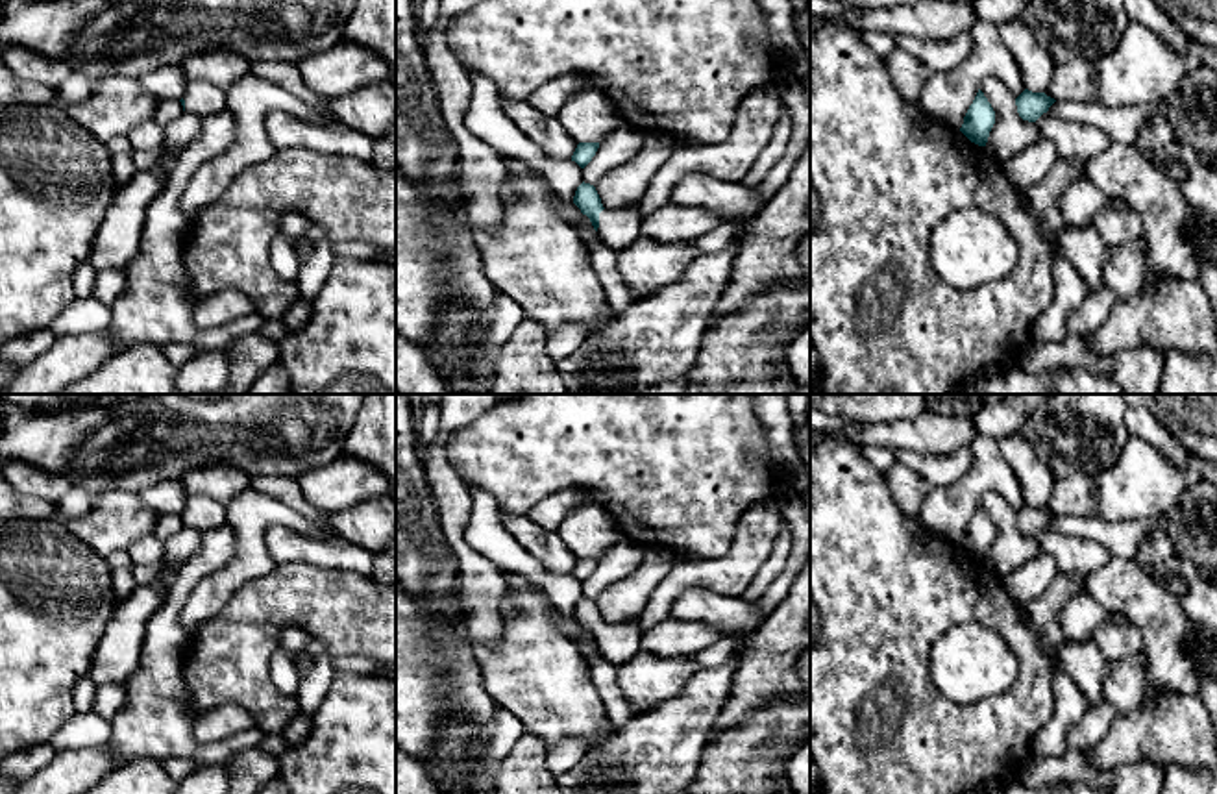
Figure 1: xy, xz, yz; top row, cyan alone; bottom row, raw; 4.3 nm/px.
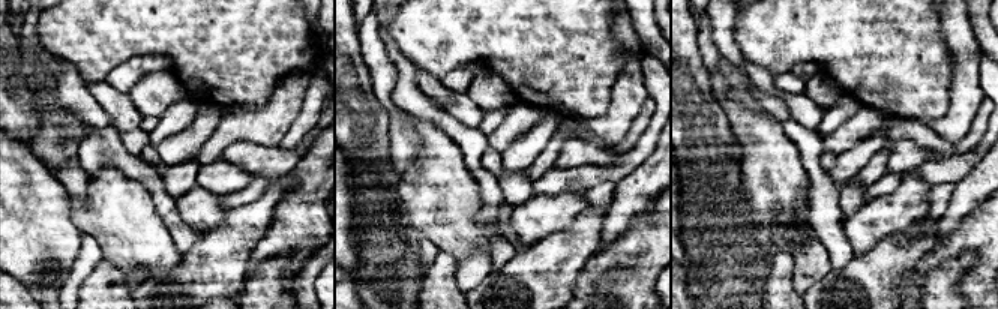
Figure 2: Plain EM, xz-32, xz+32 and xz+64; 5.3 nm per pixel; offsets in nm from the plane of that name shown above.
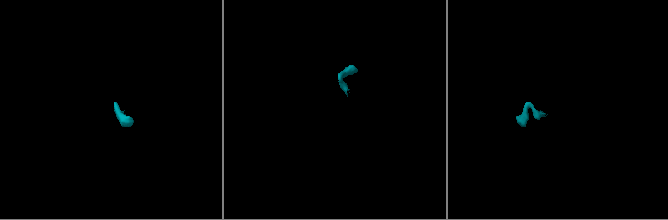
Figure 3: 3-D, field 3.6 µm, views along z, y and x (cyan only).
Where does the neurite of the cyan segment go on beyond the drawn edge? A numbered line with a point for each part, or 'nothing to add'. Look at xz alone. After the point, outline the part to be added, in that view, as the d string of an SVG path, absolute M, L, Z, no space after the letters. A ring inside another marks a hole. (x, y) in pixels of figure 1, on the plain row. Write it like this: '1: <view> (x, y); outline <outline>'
1: xz (618, 643); outline M638 620L603 624L599 627L597 651L612 664L620 666L640 653L640 626Z

